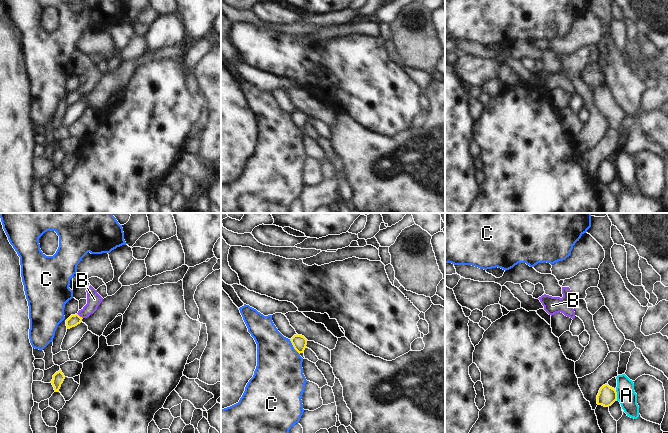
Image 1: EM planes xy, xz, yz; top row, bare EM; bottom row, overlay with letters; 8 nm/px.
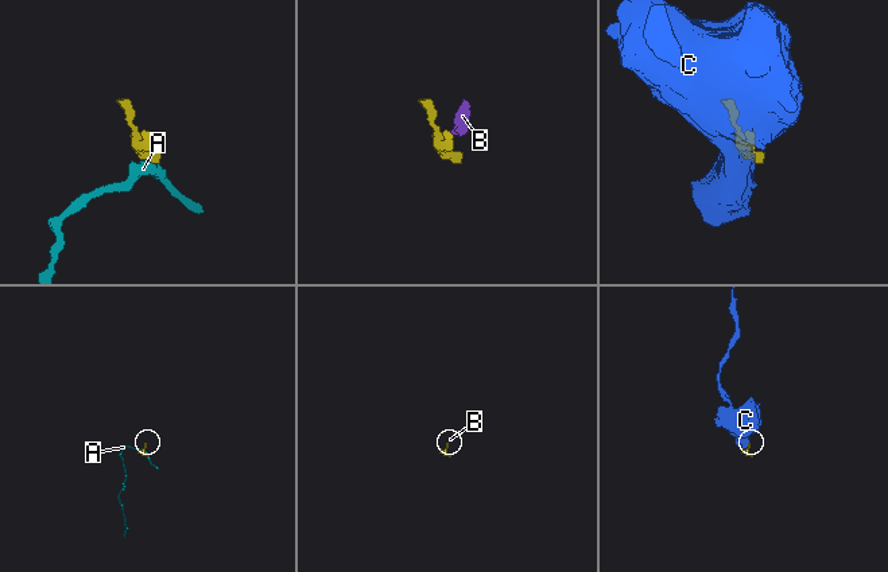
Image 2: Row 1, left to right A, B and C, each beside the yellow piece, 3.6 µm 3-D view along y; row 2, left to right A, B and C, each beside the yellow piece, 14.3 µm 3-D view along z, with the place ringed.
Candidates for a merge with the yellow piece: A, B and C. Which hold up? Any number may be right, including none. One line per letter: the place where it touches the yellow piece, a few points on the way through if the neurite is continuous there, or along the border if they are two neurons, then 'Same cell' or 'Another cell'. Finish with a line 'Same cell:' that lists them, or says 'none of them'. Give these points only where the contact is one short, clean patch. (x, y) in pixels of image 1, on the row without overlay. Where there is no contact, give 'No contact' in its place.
A: Touches yellow at yz (616, 171). Boundary: yz (615, 166), (617, 176). Another cell
B: Touches yellow at xy (79, 92). Path across: xy (73, 96), (79, 92), (92, 80), (94, 75). Same cell
C: Touches yellow at xz (293, 122). Boundary: xz (289, 115), (293, 124), (299, 130). Another cell
Same cell: B.

